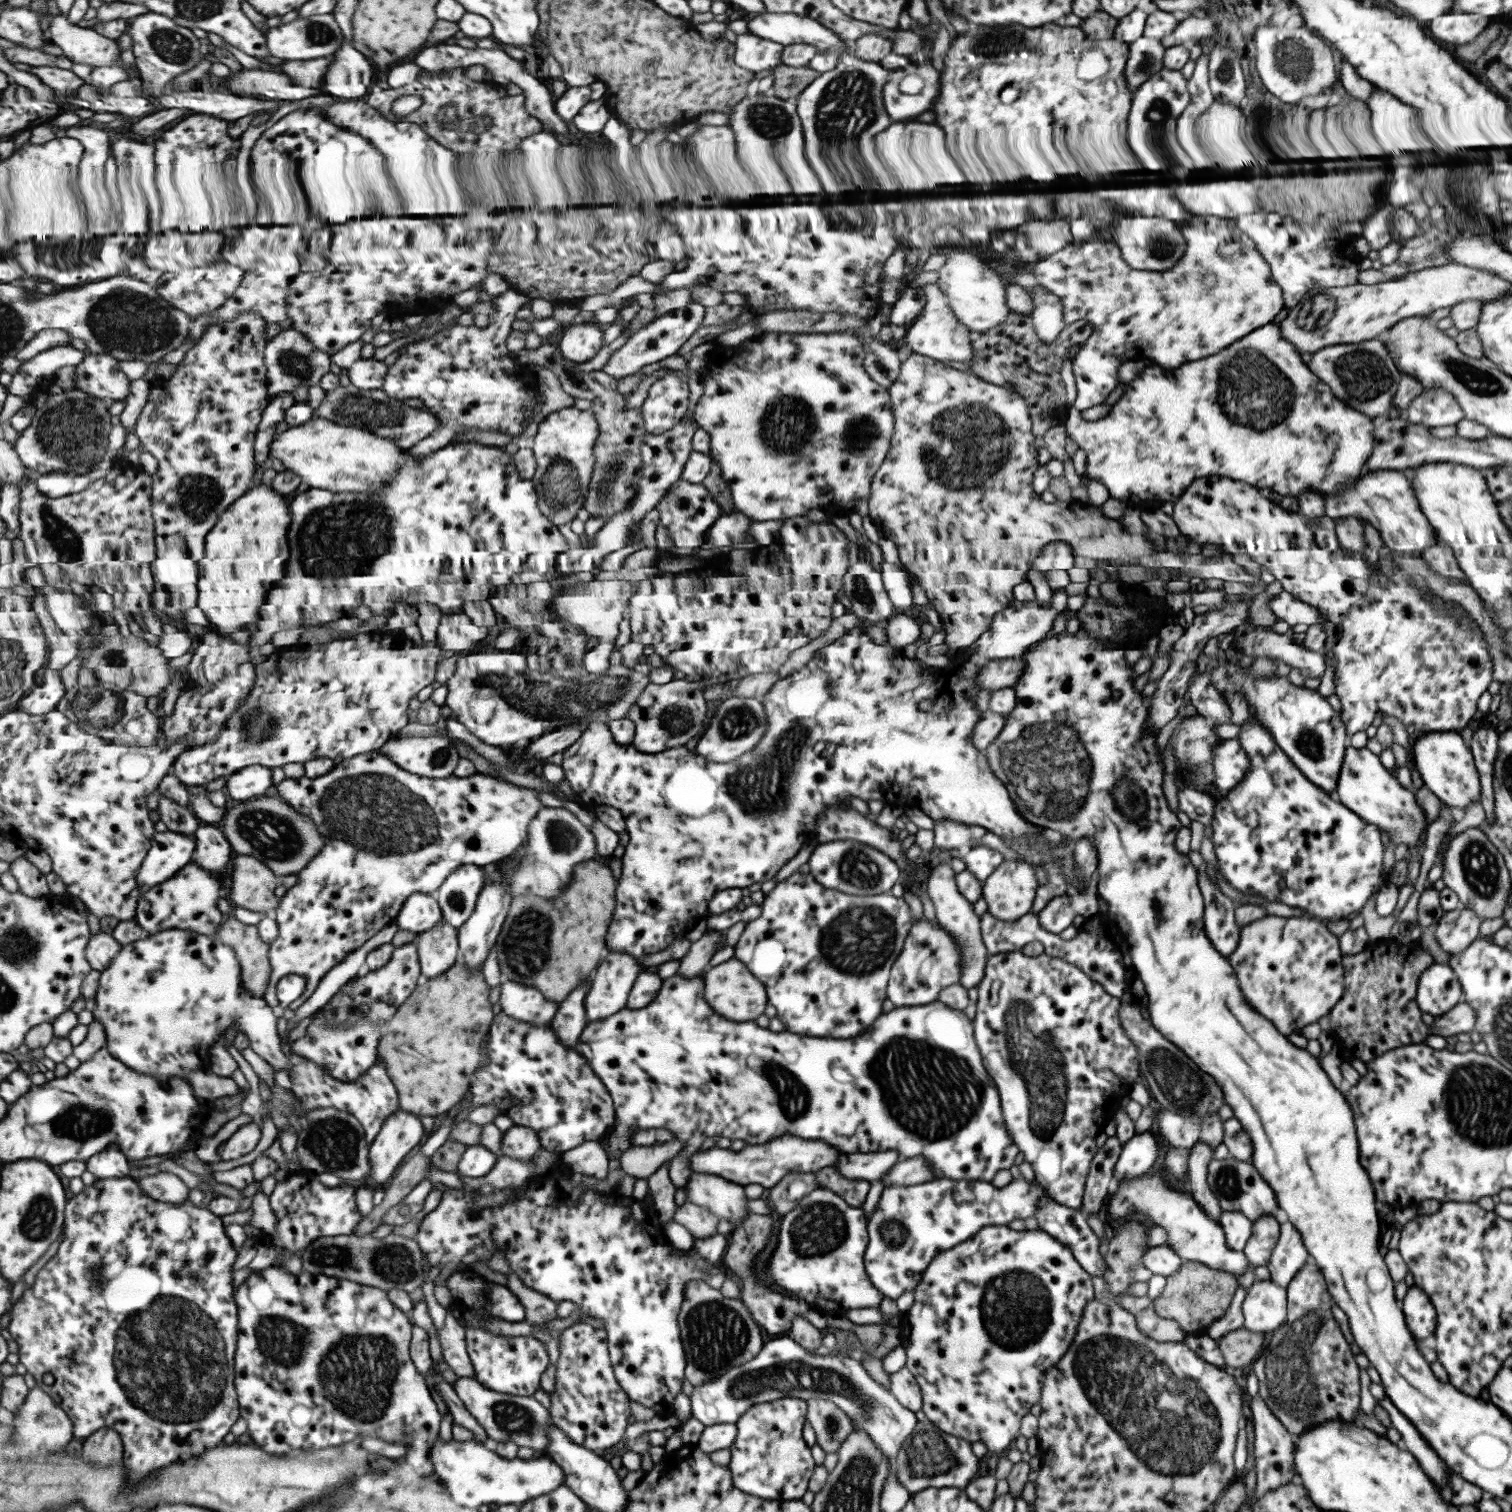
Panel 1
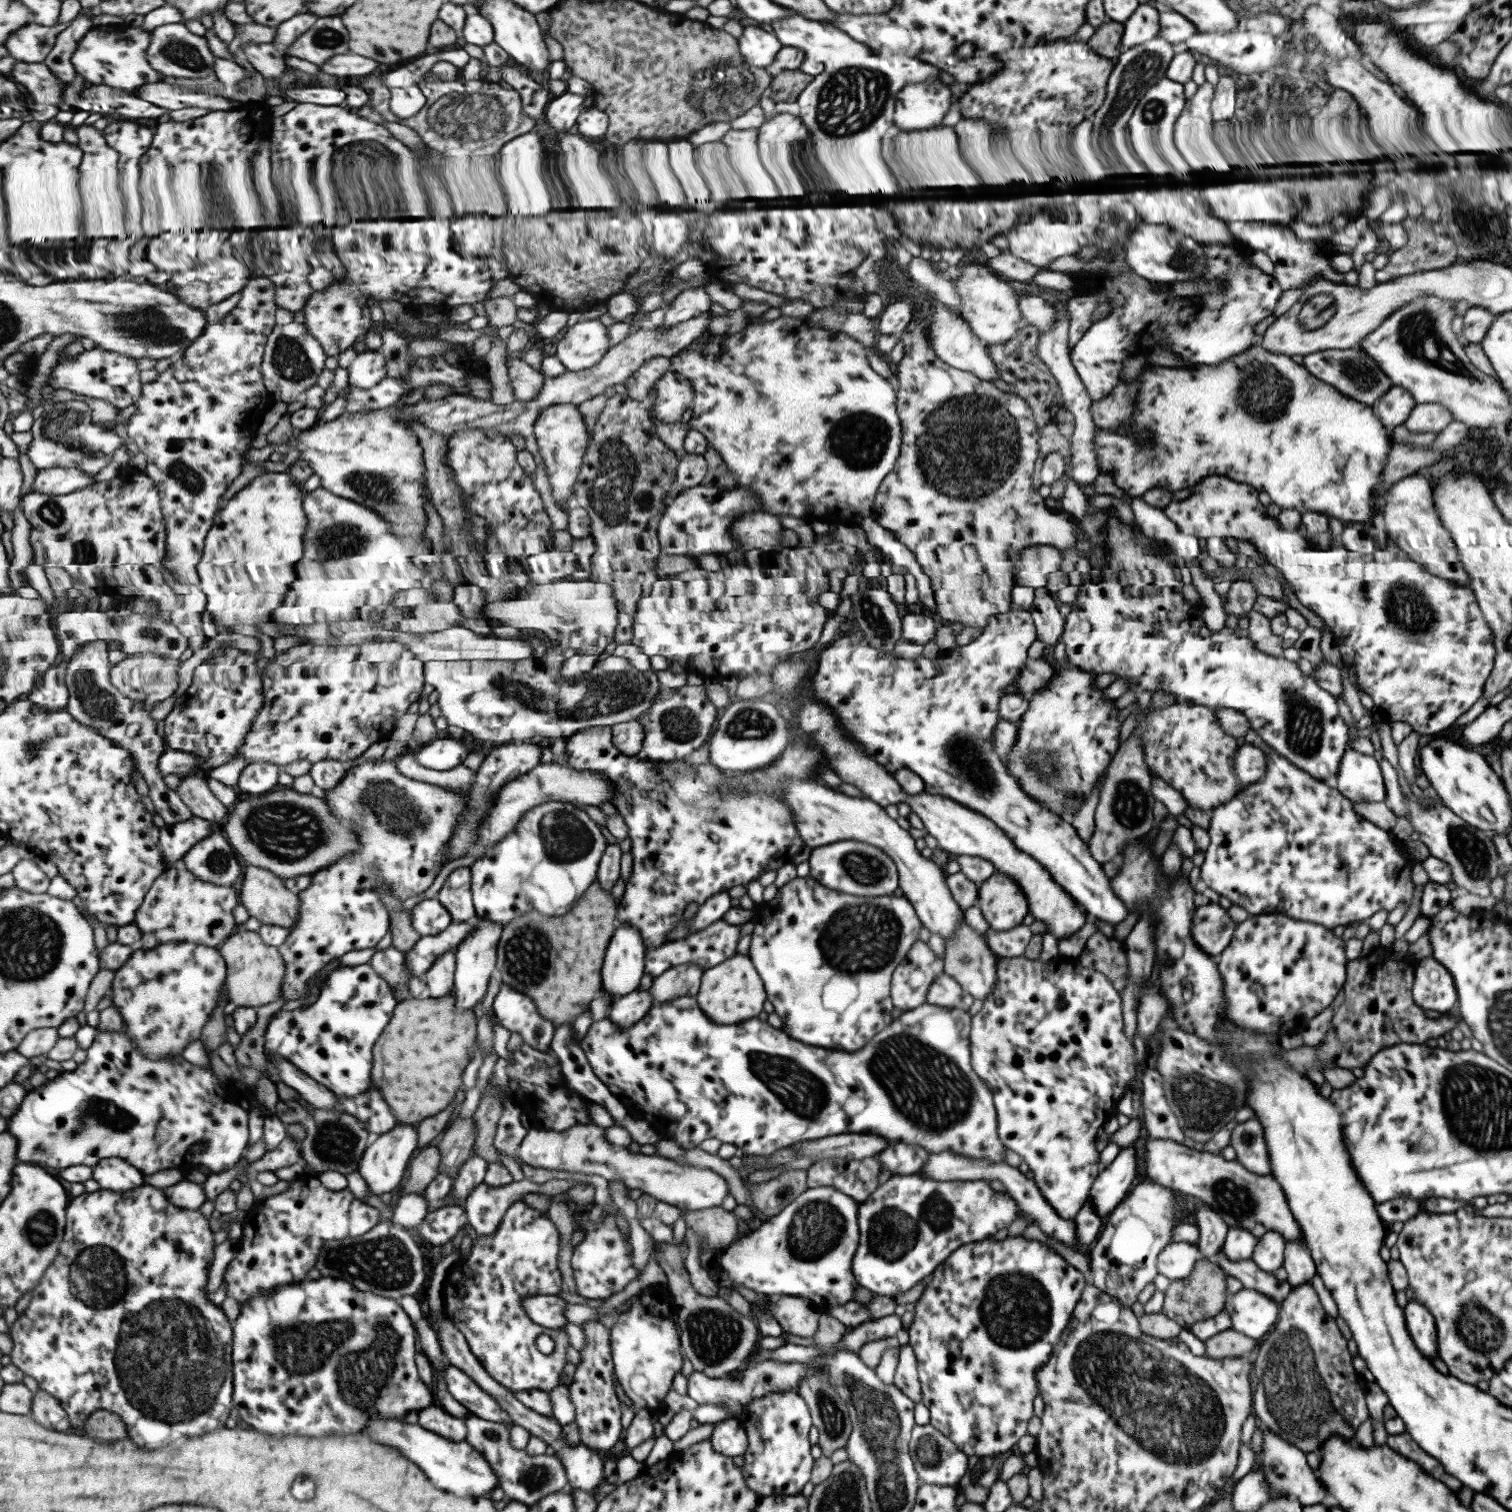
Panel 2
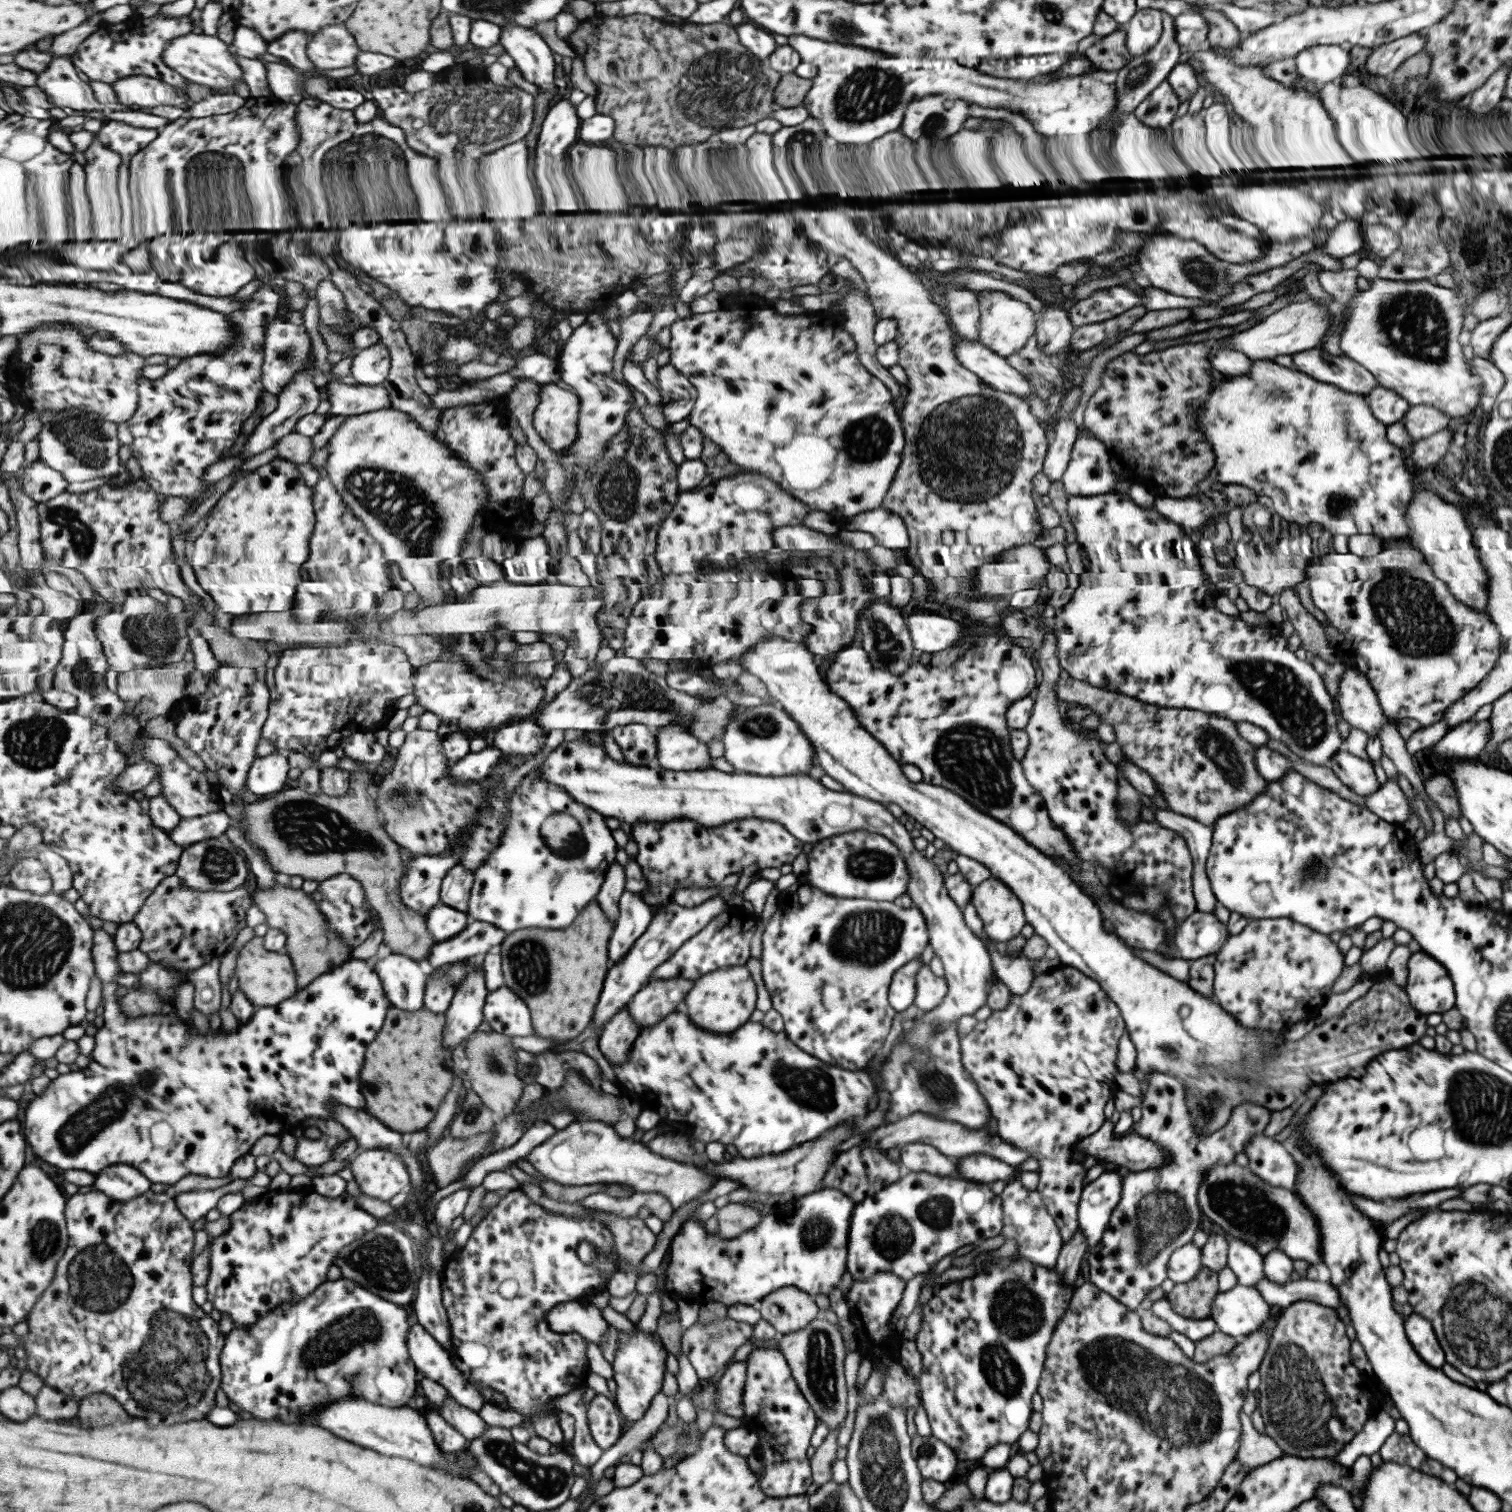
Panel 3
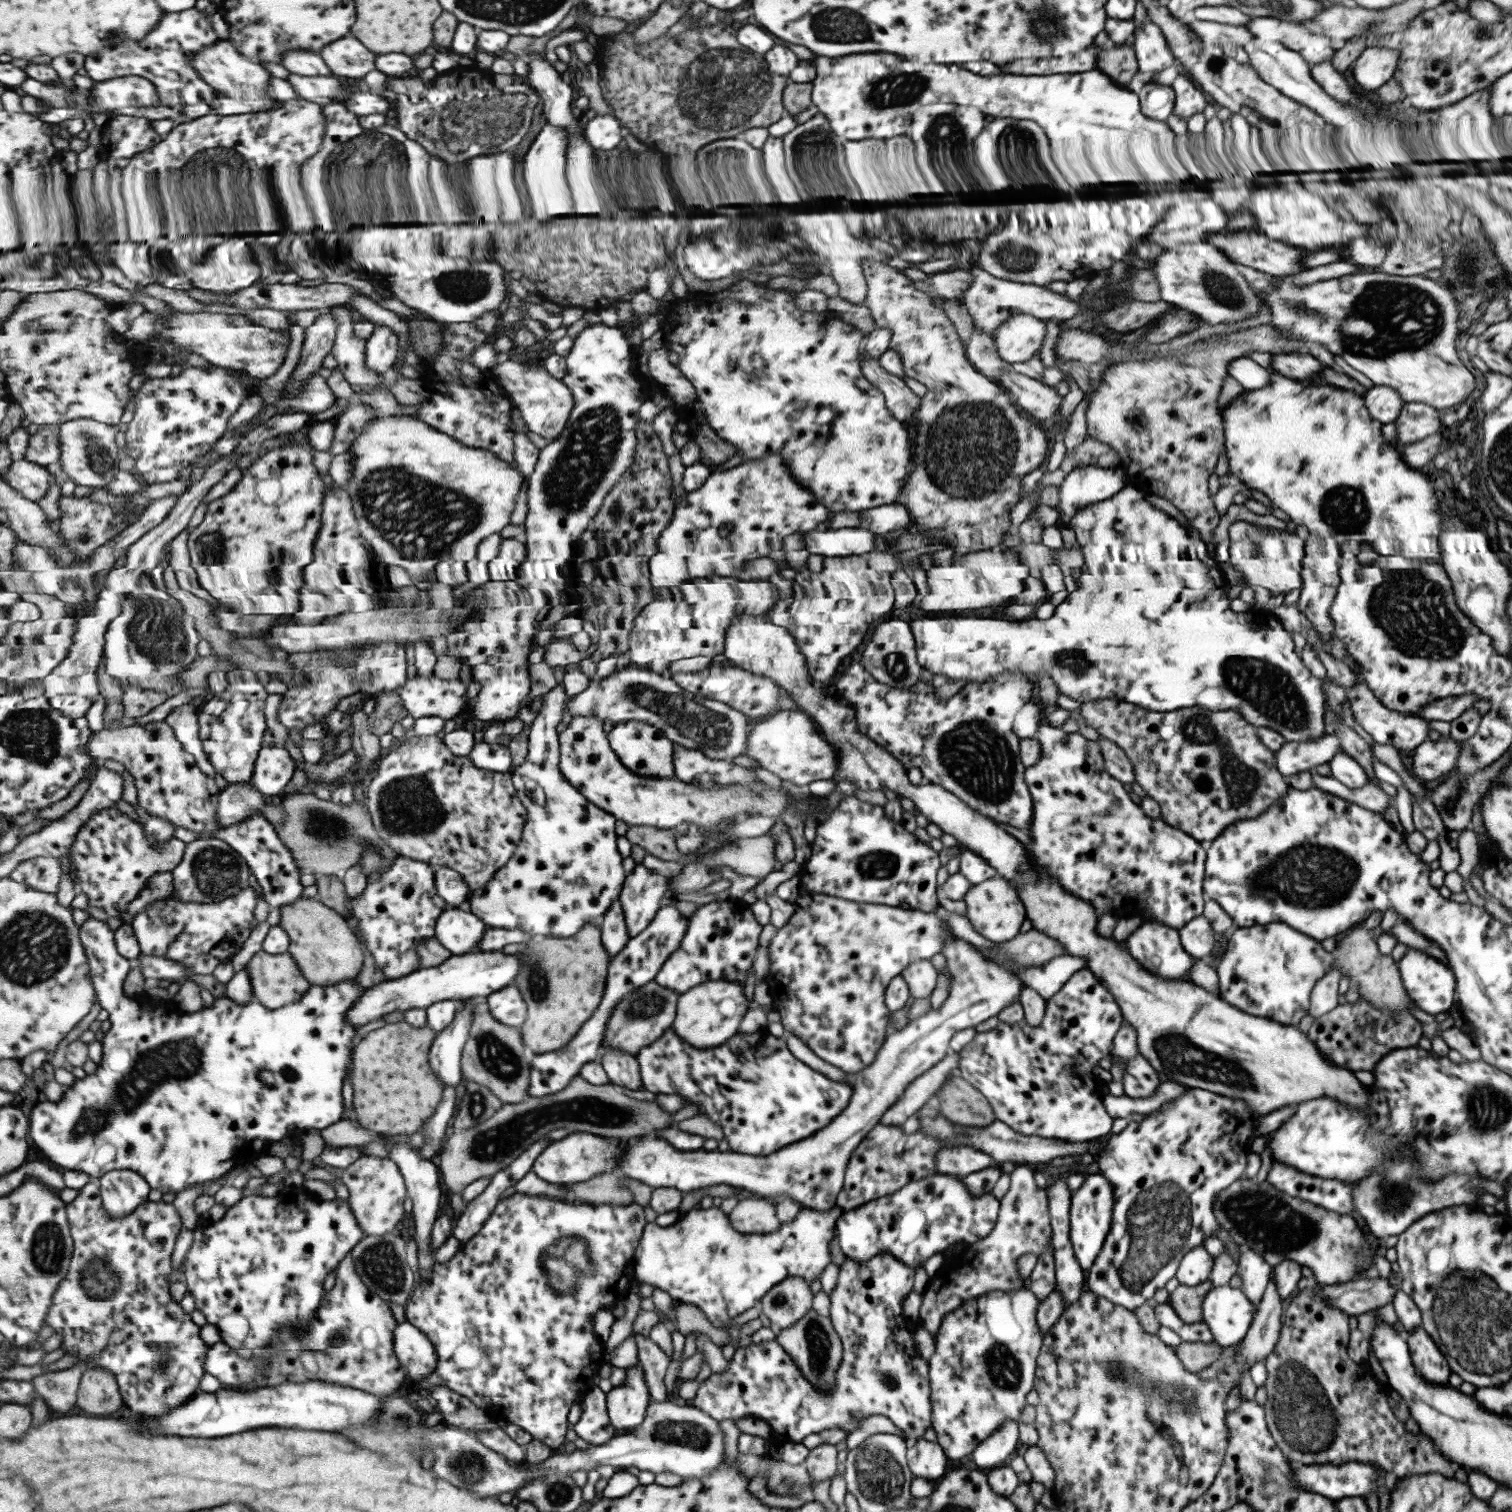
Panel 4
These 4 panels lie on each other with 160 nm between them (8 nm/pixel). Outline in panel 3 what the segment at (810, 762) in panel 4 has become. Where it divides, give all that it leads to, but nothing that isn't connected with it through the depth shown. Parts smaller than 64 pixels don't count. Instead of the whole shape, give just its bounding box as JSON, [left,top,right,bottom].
[723,702,814,776]

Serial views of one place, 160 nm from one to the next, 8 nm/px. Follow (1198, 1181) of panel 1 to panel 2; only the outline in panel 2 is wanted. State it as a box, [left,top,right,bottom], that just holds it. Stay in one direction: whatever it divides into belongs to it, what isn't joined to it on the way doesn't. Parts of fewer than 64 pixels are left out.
[1195,1204,1228,1262]

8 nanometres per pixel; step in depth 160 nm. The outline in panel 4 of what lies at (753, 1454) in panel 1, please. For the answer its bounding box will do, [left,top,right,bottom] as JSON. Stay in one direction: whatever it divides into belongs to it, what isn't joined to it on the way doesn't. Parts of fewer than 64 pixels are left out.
[692,1254,931,1446]

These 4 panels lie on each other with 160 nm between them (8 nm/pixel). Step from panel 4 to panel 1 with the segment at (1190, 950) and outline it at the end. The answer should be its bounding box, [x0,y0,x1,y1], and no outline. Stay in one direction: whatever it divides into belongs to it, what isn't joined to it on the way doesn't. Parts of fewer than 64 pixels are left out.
[1196,862,1240,957]

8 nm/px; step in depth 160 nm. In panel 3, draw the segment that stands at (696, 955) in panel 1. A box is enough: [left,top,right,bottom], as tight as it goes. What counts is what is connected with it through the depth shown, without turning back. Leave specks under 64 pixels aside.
[627,978,693,1030]

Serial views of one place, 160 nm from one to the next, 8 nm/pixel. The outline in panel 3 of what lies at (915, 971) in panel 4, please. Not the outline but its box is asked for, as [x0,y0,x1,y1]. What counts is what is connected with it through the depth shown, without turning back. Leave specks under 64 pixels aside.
[913,964,946,1013]

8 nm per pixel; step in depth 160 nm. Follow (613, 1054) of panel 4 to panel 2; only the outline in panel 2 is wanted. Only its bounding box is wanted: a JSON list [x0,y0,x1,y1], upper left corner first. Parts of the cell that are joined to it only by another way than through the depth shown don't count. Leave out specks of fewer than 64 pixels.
[605,989,651,1028]

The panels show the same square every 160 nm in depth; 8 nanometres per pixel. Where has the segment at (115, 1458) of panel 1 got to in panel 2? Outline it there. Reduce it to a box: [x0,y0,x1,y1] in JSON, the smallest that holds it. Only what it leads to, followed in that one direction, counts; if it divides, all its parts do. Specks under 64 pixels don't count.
[85,1409,128,1442]

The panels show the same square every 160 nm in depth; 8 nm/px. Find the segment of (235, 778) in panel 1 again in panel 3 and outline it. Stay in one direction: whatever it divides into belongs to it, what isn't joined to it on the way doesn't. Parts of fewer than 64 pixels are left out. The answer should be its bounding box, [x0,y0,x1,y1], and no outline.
[246,752,290,796]

